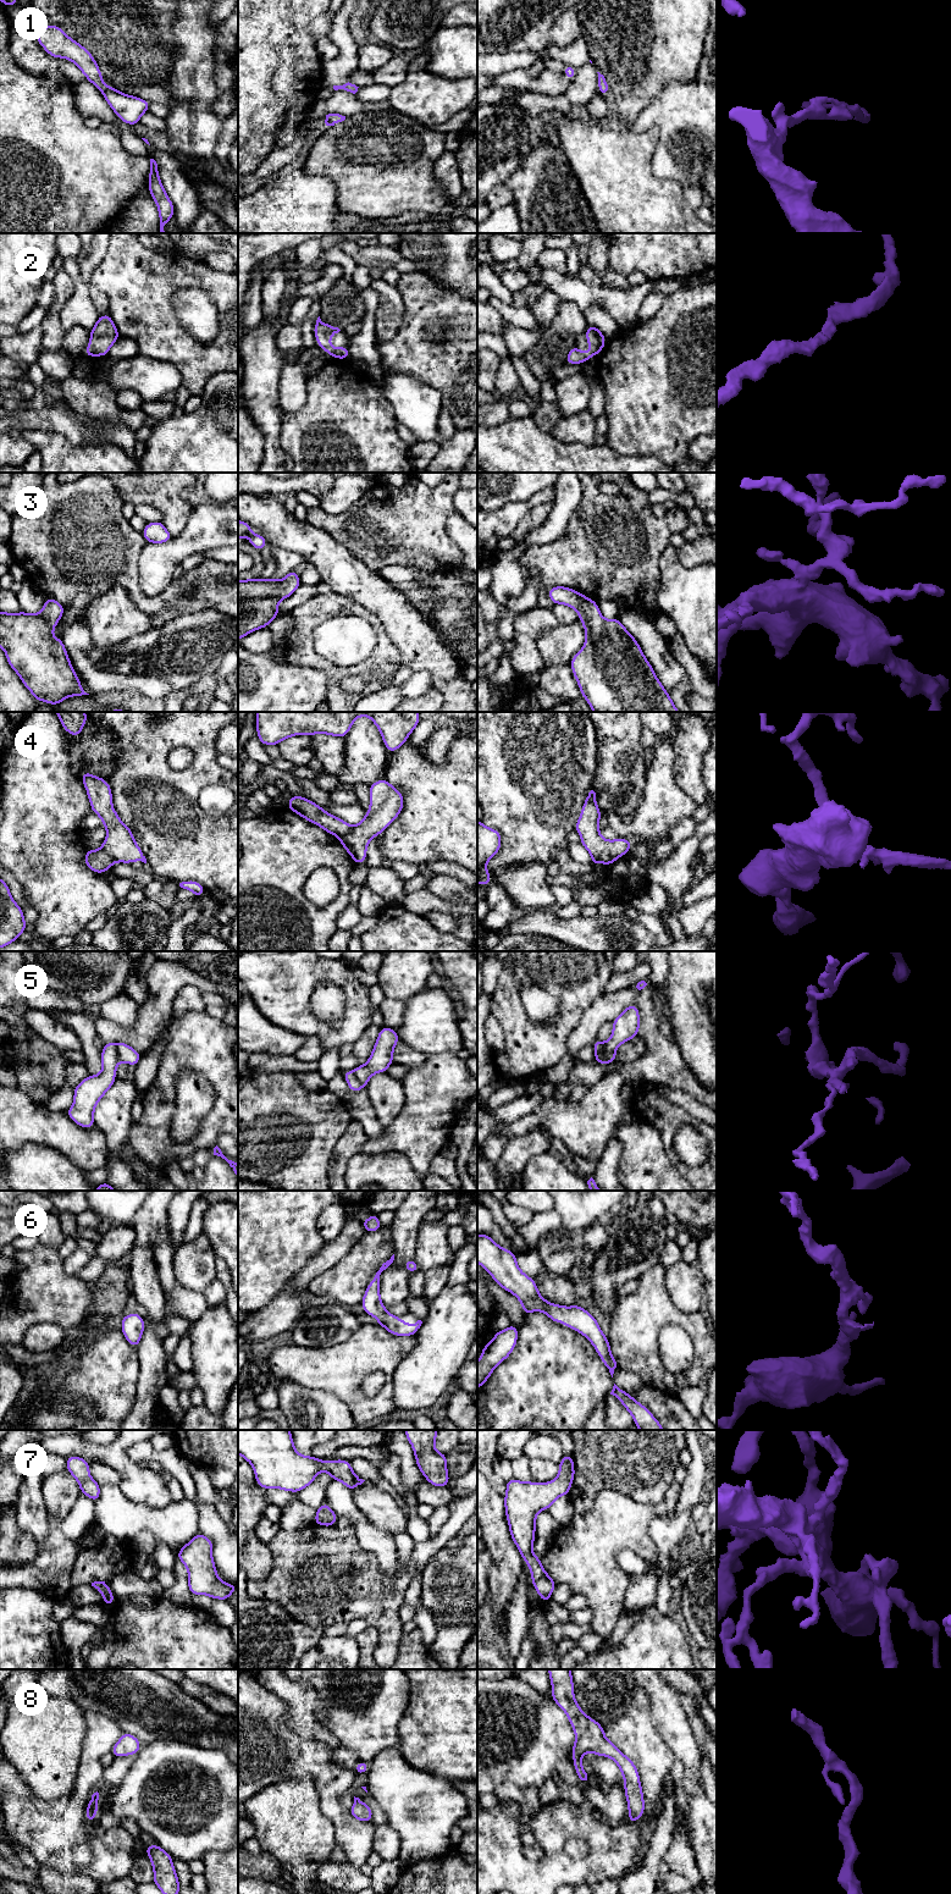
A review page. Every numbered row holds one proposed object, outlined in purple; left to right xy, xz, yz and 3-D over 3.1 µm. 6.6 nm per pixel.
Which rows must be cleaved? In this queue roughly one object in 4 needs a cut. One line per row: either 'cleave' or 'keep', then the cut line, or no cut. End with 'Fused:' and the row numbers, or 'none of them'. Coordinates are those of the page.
1: keep; no cut
2: keep; no cut
3: keep; no cut
4: cleave; cut in xy along (101, 848), (115, 861)
5: cleave; cut in xy along (115, 1043), (119, 1060)
6: keep; no cut
7: keep; no cut
8: keep; no cut
Fused: 4, 5

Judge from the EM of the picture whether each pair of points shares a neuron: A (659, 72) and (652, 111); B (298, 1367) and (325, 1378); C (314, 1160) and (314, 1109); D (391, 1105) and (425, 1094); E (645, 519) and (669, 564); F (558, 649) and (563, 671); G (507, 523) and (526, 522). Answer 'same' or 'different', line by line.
A: different
B: same
C: same
D: different
E: different
F: different
G: different

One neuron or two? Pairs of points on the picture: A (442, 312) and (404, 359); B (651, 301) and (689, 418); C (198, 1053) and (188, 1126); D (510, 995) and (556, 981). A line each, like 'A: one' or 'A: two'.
A: one
B: two
C: two
D: one

